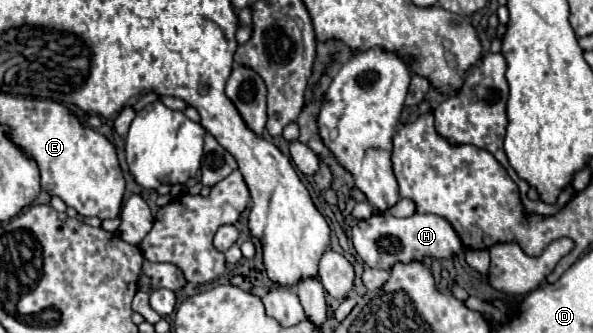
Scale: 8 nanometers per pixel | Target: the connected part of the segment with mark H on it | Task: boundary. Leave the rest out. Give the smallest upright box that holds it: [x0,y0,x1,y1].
[352,213,464,271]

